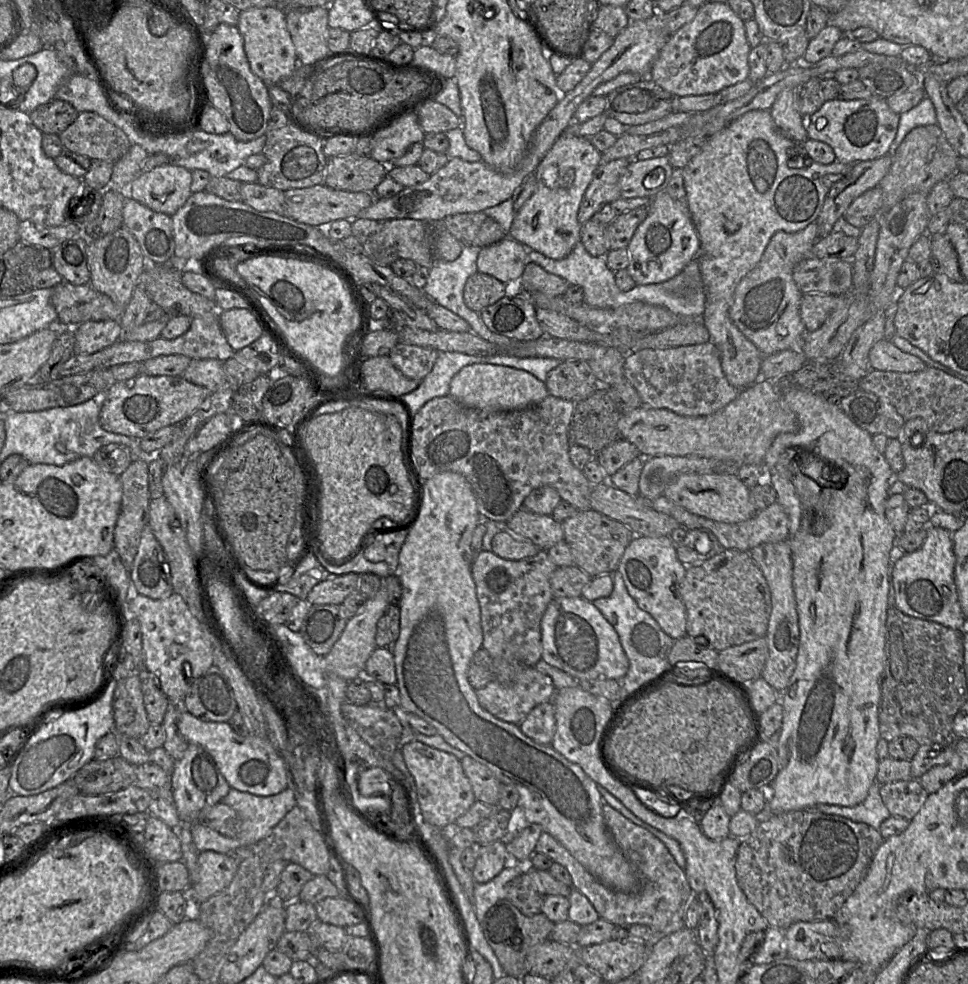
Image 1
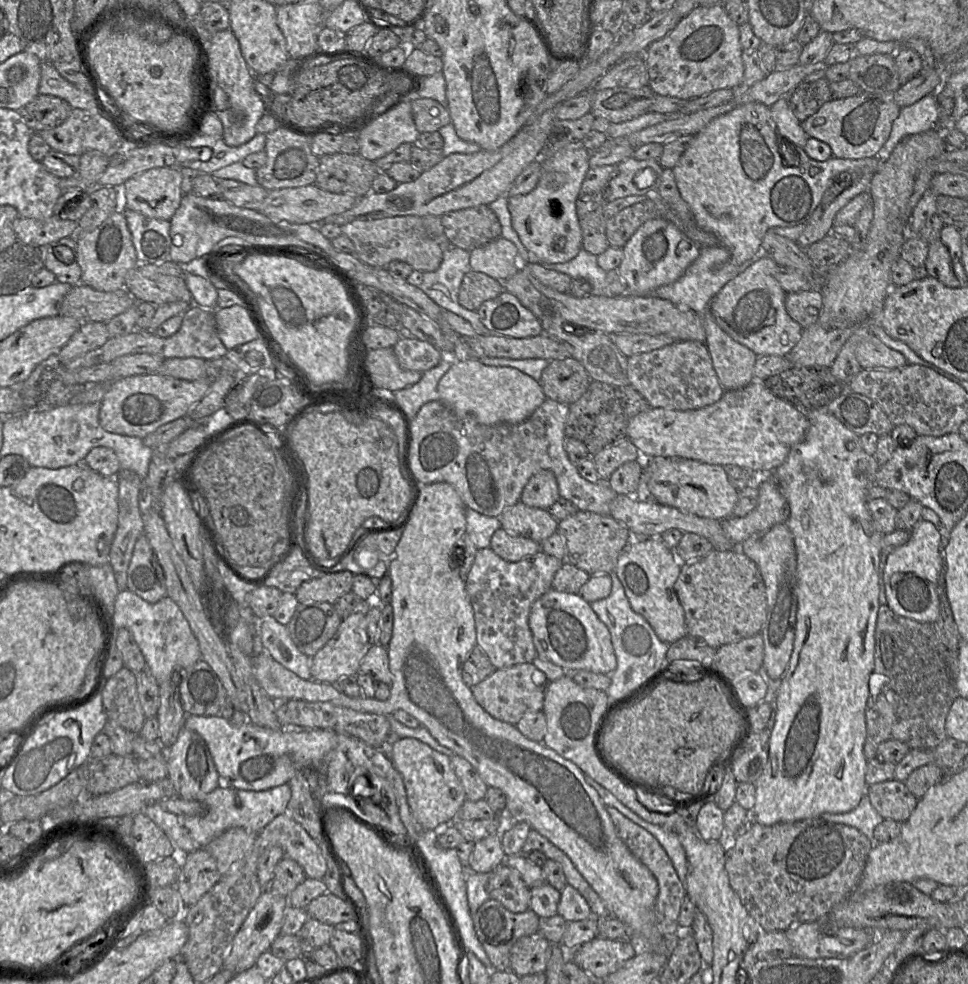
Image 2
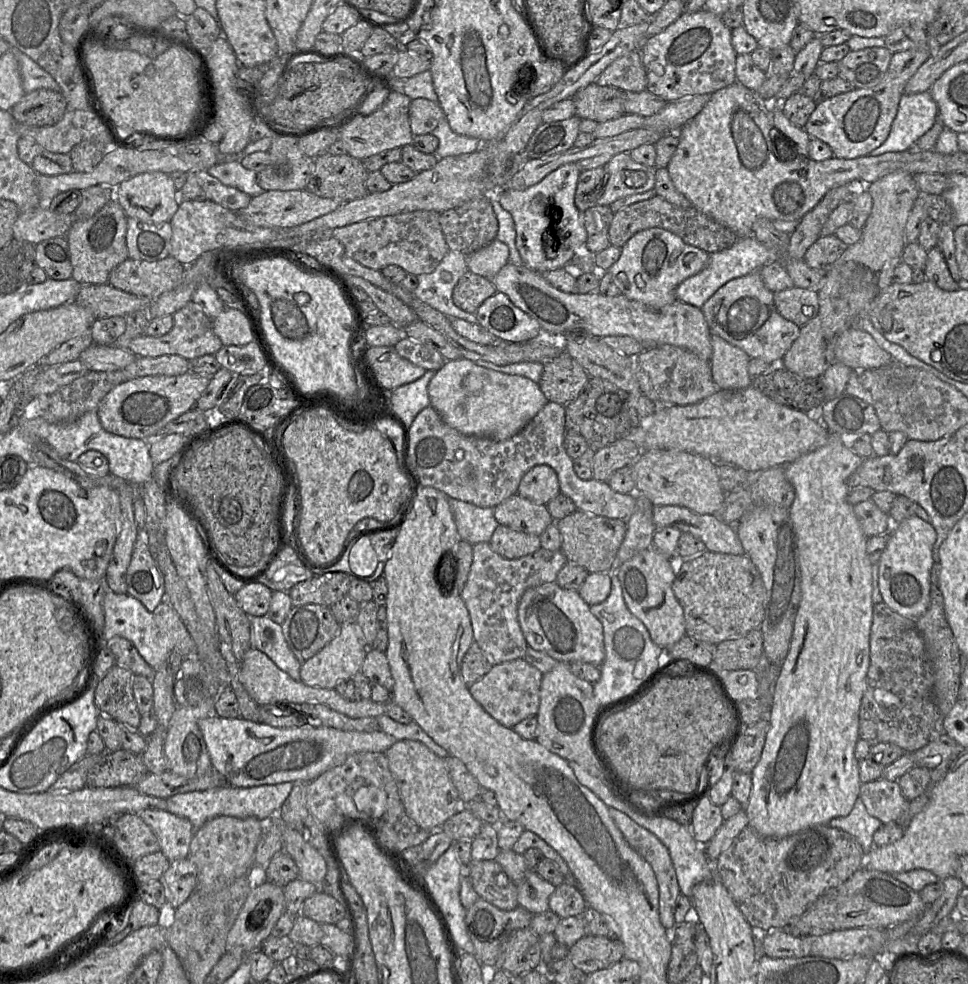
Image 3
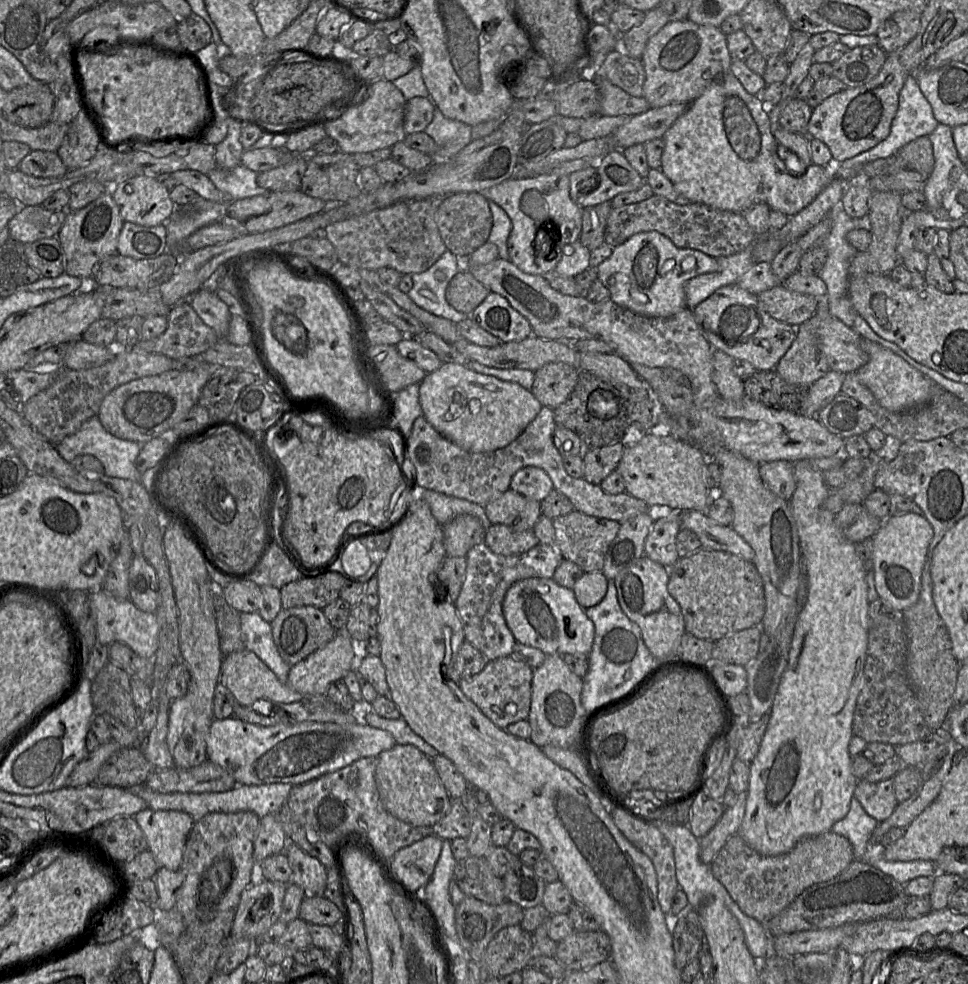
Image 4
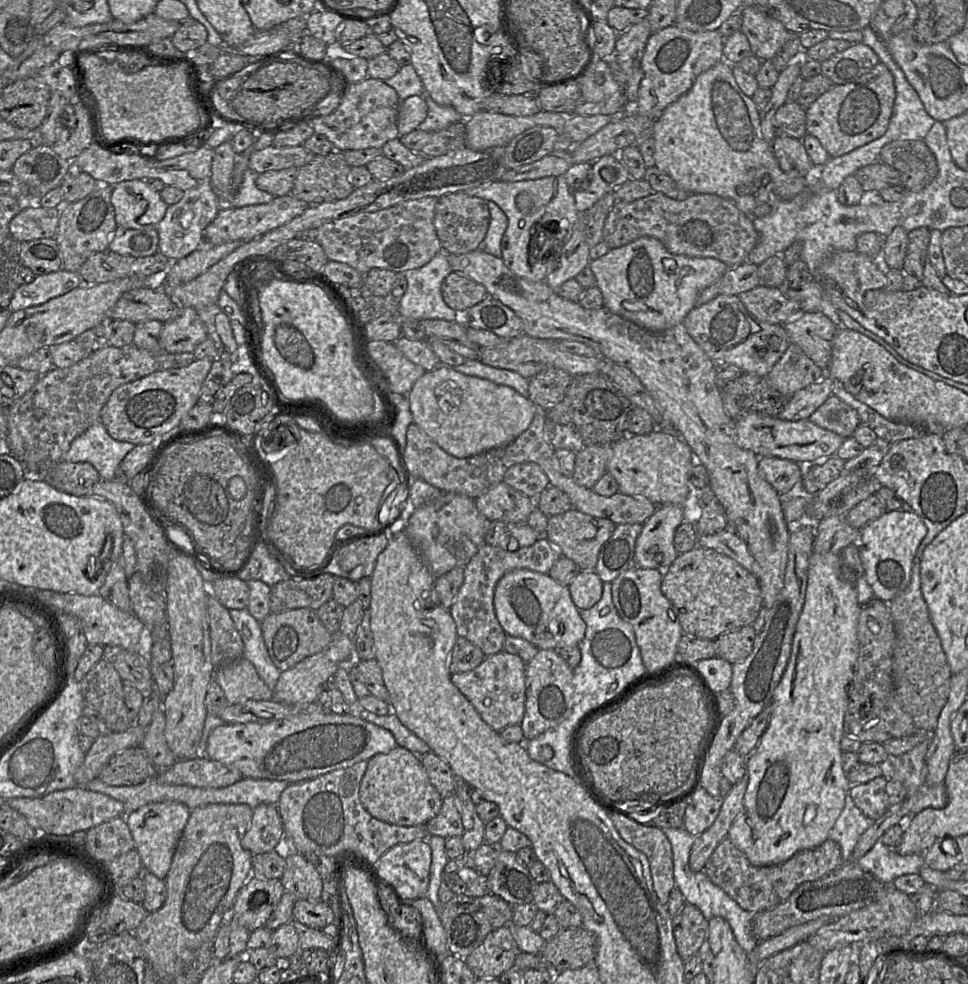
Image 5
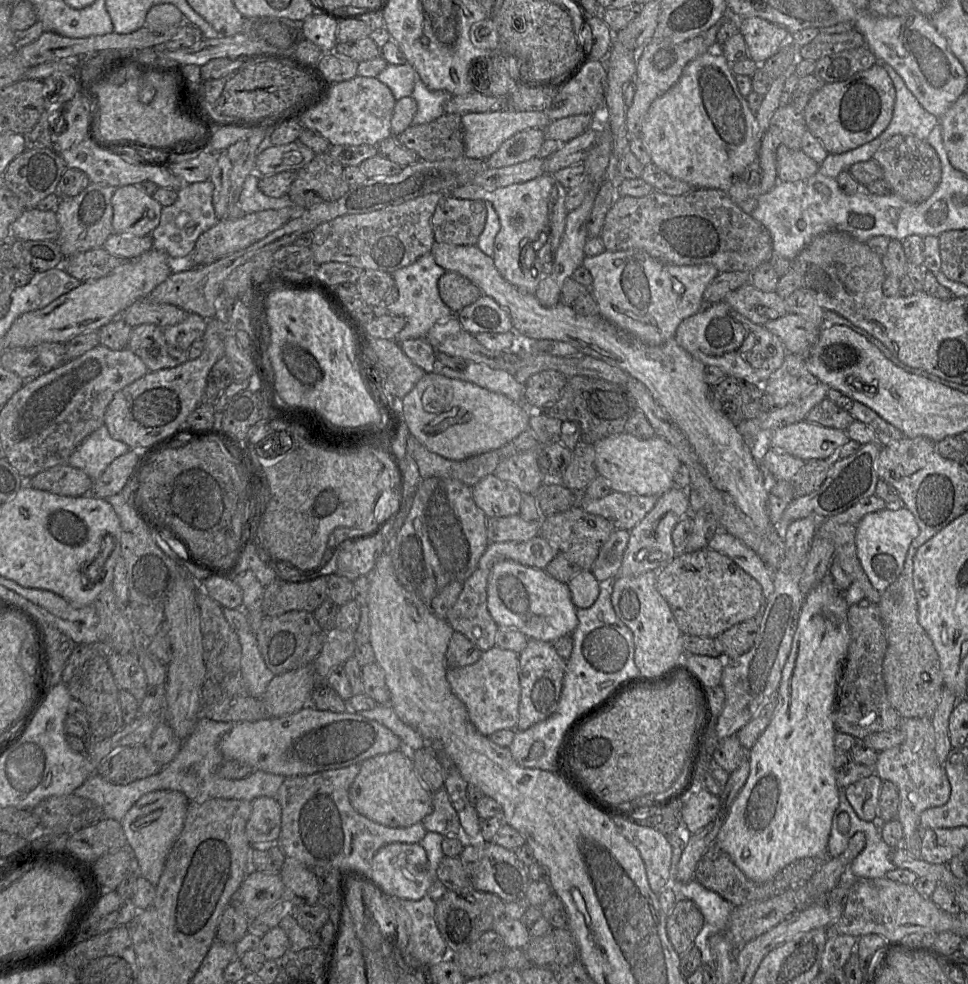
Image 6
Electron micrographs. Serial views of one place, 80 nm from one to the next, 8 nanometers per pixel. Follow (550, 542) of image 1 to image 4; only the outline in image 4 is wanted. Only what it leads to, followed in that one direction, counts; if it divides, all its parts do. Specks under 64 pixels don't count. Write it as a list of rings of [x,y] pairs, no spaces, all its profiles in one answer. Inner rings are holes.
[[[511,489],[485,504],[484,510],[492,524],[506,525],[515,531],[533,530],[542,515],[540,502]]]

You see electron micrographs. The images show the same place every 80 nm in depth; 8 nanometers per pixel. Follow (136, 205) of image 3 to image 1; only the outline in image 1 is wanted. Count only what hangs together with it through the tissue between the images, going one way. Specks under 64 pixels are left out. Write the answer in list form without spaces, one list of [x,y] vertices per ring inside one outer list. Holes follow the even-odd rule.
[[[166,163],[142,171],[130,184],[131,198],[155,212],[174,215],[191,196],[191,171]]]

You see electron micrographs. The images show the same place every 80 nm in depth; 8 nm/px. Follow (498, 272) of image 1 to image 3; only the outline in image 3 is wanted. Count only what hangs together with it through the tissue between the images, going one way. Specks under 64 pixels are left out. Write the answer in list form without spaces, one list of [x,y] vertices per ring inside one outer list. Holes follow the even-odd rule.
[[[499,240],[466,257],[468,270],[488,279],[494,277],[509,262],[509,248]]]

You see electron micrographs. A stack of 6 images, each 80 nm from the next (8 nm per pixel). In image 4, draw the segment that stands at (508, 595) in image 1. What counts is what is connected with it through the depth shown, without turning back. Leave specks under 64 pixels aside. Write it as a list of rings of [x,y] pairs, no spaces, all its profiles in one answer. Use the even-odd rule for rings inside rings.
[[[484,542],[470,549],[466,555],[465,580],[460,594],[454,603],[463,625],[465,640],[476,647],[488,661],[511,656],[517,641],[509,629],[503,614],[503,601],[508,589],[514,583],[527,578],[551,579],[562,560],[563,556],[555,544],[538,543],[529,551],[515,556],[496,554]]]

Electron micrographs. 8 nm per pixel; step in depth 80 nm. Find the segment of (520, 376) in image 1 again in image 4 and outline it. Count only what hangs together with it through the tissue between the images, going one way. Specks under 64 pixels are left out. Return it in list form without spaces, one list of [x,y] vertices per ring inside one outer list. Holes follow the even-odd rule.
[[[442,363],[419,383],[422,414],[449,441],[471,453],[490,452],[514,441],[542,408],[531,391],[515,382],[481,374],[457,363]]]

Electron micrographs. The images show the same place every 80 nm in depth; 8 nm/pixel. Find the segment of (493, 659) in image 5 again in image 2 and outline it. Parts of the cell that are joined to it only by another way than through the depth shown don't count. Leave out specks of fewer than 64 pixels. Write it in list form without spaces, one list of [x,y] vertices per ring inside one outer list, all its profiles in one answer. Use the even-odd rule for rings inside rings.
[[[522,663],[495,671],[479,684],[470,687],[477,703],[492,717],[516,725],[526,713],[542,711],[549,680],[532,663]]]

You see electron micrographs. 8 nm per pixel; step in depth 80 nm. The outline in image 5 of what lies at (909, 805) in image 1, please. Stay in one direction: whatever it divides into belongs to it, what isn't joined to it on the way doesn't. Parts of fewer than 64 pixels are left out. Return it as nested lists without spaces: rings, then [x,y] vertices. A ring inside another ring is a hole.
[[[878,776],[866,783],[852,784],[848,794],[865,816],[877,820],[889,809],[886,783],[884,776]]]

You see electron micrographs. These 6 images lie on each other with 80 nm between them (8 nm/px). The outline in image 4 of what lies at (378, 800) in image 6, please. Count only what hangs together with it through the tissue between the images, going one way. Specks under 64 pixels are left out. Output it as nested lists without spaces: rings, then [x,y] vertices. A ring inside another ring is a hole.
[[[395,744],[390,750],[380,753],[375,782],[384,809],[410,825],[432,827],[451,809],[452,798],[441,782],[432,759],[414,745]]]

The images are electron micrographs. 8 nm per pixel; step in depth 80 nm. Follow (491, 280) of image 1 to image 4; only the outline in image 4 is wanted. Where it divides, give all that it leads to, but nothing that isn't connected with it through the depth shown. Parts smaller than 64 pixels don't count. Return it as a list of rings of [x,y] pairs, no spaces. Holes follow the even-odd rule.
[[[463,268],[449,281],[445,290],[447,303],[455,310],[469,315],[490,291]]]

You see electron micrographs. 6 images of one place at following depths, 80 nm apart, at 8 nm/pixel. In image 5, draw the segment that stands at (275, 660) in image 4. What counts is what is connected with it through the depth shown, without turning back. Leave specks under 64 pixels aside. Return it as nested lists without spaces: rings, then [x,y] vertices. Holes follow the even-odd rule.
[[[230,609],[229,614],[243,641],[243,657],[253,664],[259,677],[273,690],[281,671],[269,657],[261,623],[247,609]]]

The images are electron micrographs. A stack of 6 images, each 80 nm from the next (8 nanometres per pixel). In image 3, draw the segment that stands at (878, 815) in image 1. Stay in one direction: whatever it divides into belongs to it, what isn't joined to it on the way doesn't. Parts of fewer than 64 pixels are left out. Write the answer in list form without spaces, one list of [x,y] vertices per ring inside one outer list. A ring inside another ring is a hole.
[[[858,797],[847,816],[833,818],[829,825],[854,836],[867,857],[868,852],[874,846],[873,834],[882,823],[868,813],[862,799]]]

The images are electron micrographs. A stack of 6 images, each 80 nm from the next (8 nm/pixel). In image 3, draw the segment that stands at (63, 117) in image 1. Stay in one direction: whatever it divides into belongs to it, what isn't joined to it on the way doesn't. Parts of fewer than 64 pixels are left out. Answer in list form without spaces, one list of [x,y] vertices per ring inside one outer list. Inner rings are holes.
[[[37,89],[26,93],[10,110],[18,123],[28,126],[51,126],[67,111],[67,103],[60,92]]]

